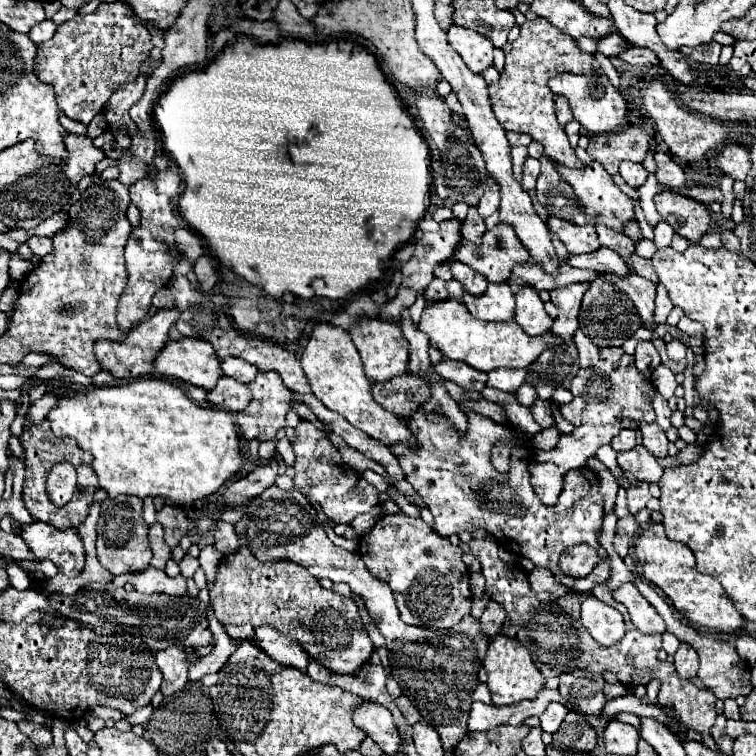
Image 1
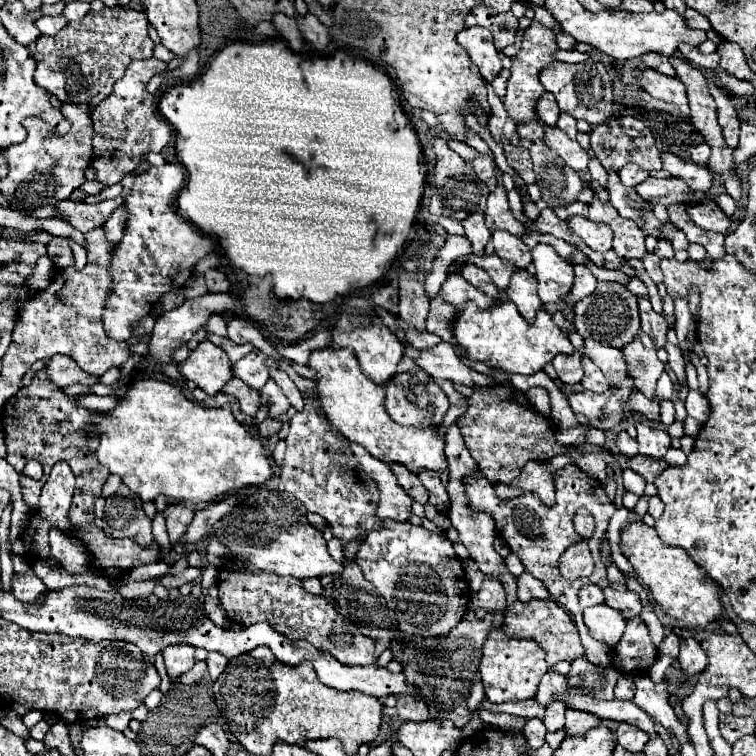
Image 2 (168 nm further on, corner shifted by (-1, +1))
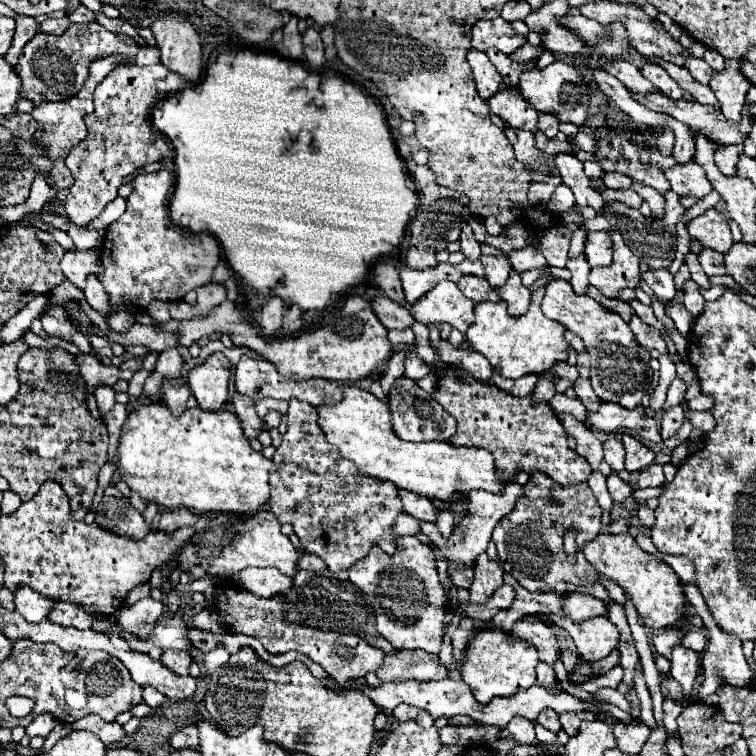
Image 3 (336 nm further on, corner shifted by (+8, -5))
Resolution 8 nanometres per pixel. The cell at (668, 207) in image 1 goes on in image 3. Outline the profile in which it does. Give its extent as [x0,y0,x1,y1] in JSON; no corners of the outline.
[687,208,733,254]

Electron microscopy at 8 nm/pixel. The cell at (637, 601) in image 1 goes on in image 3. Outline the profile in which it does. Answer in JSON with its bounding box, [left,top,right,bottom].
[563,592,607,620]

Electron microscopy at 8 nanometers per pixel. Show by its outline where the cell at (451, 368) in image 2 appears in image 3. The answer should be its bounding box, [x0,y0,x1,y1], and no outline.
[405,354,431,380]

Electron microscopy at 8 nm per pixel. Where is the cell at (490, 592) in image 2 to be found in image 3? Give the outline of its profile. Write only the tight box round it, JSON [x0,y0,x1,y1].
[471,554,503,604]

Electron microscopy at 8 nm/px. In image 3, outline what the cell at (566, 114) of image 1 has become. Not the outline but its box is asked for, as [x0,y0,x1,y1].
[489,88,539,132]

